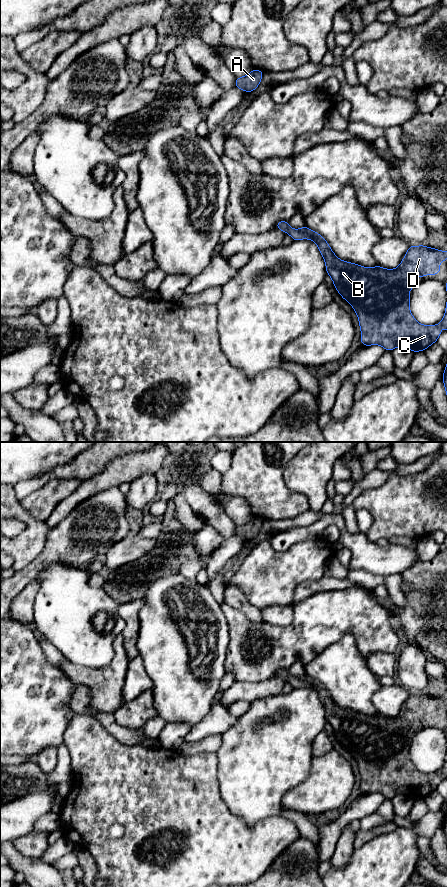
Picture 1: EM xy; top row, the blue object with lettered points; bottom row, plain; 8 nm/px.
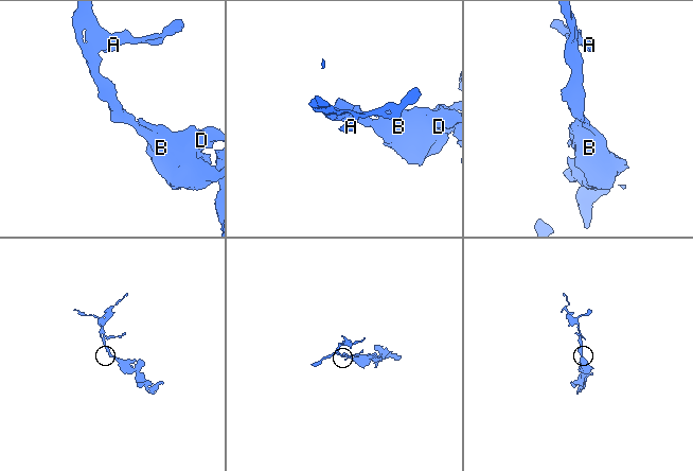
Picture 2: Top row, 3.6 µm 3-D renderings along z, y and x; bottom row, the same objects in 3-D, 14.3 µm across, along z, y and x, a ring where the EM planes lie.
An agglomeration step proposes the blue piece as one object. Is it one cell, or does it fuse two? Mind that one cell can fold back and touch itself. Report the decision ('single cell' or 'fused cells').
single cell

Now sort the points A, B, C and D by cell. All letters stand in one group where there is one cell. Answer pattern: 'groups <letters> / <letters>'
groups A B C D

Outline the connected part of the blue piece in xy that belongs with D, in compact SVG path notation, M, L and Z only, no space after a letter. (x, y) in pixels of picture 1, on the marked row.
M279 221L276 228L288 233L294 241L313 240L323 256L326 272L334 283L337 292L348 301L359 320L361 330L361 344L365 347L380 345L388 351L396 347L405 347L413 352L425 351L430 345L437 342L442 334L440 327L447 330L447 303L443 319L435 325L426 326L418 323L410 311L409 292L415 286L416 277L425 275L438 275L440 262L447 260L447 251L410 245L403 260L396 269L385 269L379 265L372 268L360 266L355 263L340 260L332 251L327 241L317 232L303 226L300 229L291 229L288 221Z

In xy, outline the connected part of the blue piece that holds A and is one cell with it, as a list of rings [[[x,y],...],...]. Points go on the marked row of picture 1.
[[[253,69],[244,77],[237,77],[234,88],[240,88],[246,93],[252,92],[259,86],[263,73],[261,70]]]

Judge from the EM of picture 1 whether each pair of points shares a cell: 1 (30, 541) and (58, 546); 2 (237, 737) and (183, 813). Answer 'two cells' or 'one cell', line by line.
1: two cells
2: two cells

